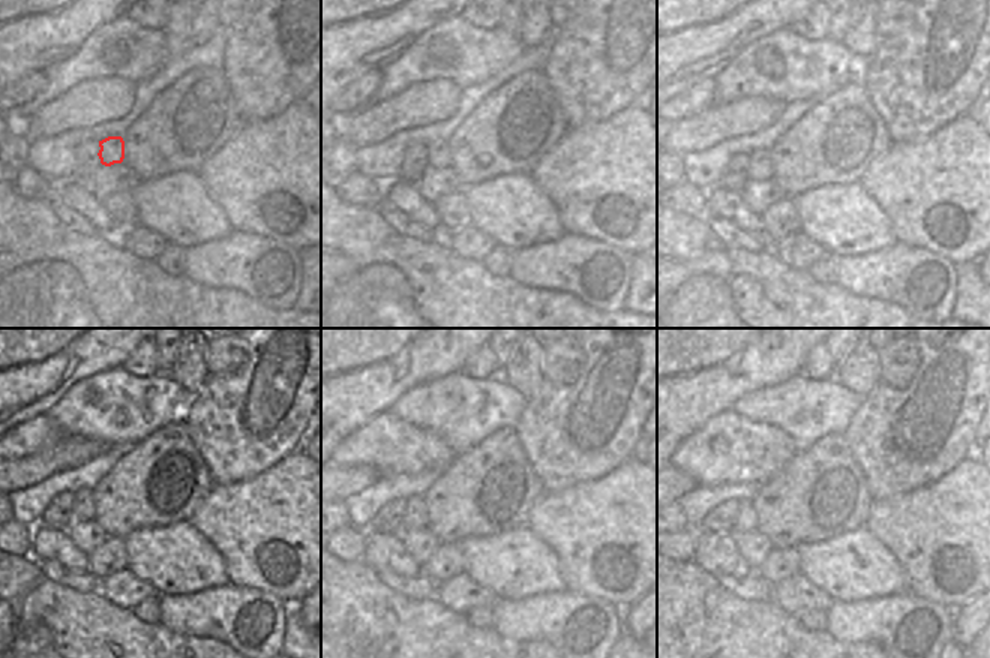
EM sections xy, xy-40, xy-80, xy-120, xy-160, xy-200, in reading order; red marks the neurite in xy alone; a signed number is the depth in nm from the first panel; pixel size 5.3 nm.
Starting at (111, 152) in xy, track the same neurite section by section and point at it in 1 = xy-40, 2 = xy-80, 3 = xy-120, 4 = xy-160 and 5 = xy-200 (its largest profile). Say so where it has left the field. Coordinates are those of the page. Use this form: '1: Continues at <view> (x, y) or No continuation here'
1: Continues at xy-40 (438, 155)
2: Continues at xy-80 (759, 165)
3: Continues at xy-120 (83, 508)
4: Continues at xy-160 (416, 514)
5: Continues at xy-200 (746, 520).

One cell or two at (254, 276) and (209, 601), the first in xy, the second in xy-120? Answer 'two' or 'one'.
one

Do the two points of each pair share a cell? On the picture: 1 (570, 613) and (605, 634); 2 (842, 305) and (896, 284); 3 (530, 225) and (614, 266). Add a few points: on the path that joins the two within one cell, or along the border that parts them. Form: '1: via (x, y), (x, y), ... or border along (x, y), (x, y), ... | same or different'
1: via (578, 622), (585, 630), (596, 630) | same
2: border along (836, 282), (852, 294), (890, 300), (897, 306) | different
3: border along (566, 233), (554, 240), (534, 243), (524, 249) | different

